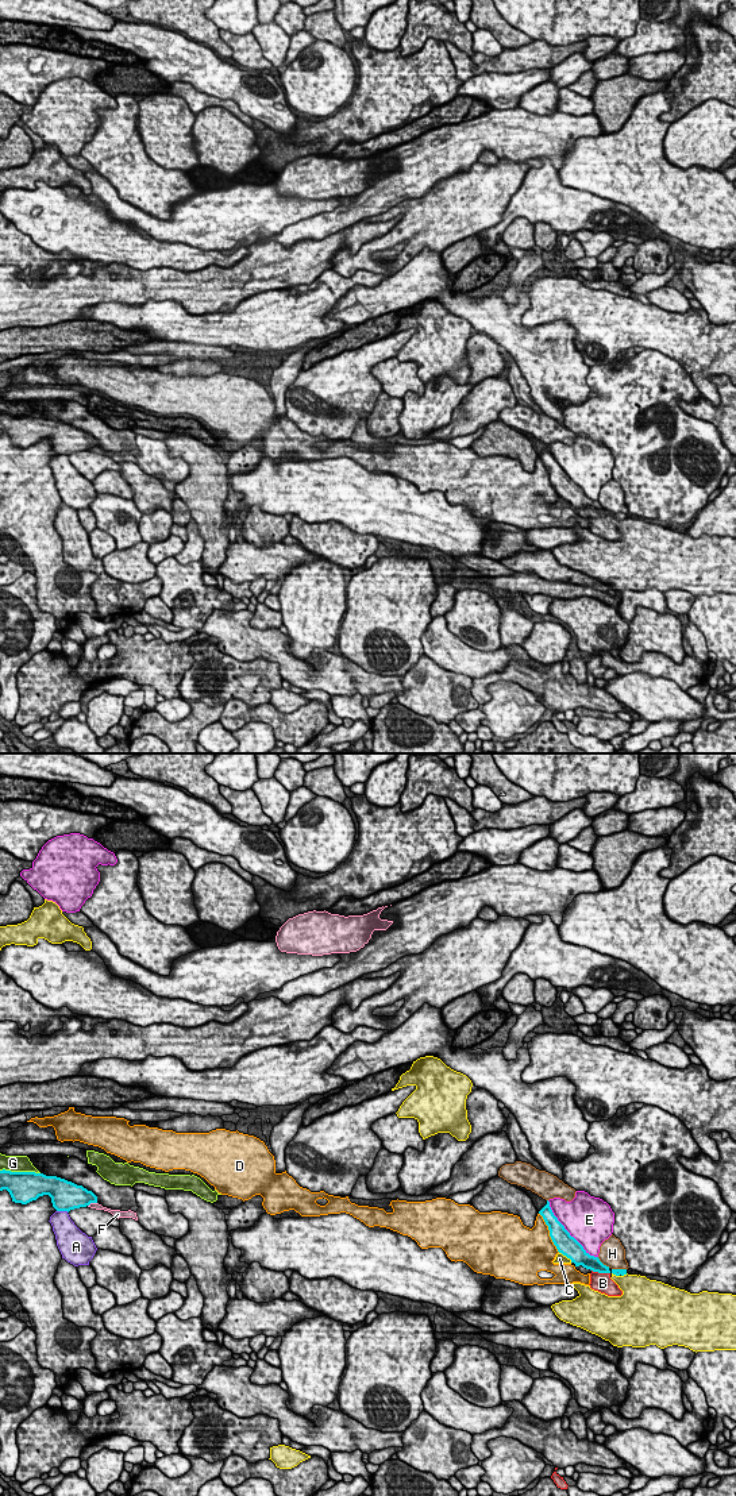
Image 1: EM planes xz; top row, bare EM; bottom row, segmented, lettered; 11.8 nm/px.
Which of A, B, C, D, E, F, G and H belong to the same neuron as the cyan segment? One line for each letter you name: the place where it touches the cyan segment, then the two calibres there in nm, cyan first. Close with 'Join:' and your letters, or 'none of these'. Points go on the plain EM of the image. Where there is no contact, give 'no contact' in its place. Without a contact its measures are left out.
B: meets cyan in xz at (601, 516); 170 nm thick on the cyan side, 240 nm on the other
Join: B

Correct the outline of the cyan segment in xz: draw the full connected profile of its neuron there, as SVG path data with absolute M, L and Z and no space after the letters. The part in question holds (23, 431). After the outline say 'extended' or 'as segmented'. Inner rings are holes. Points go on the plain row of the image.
M0 415L0 435L7 433L12 446L27 448L49 439L57 455L70 455L97 447L97 440L72 425L35 416Z; as segmented

